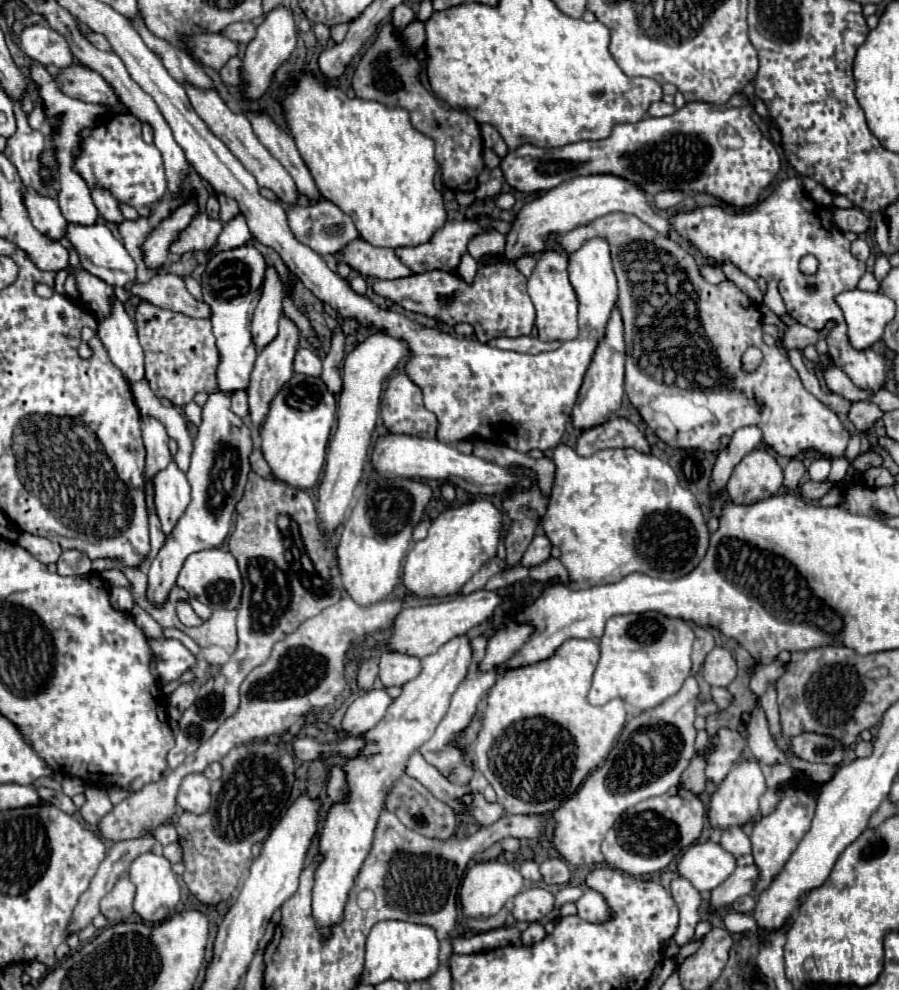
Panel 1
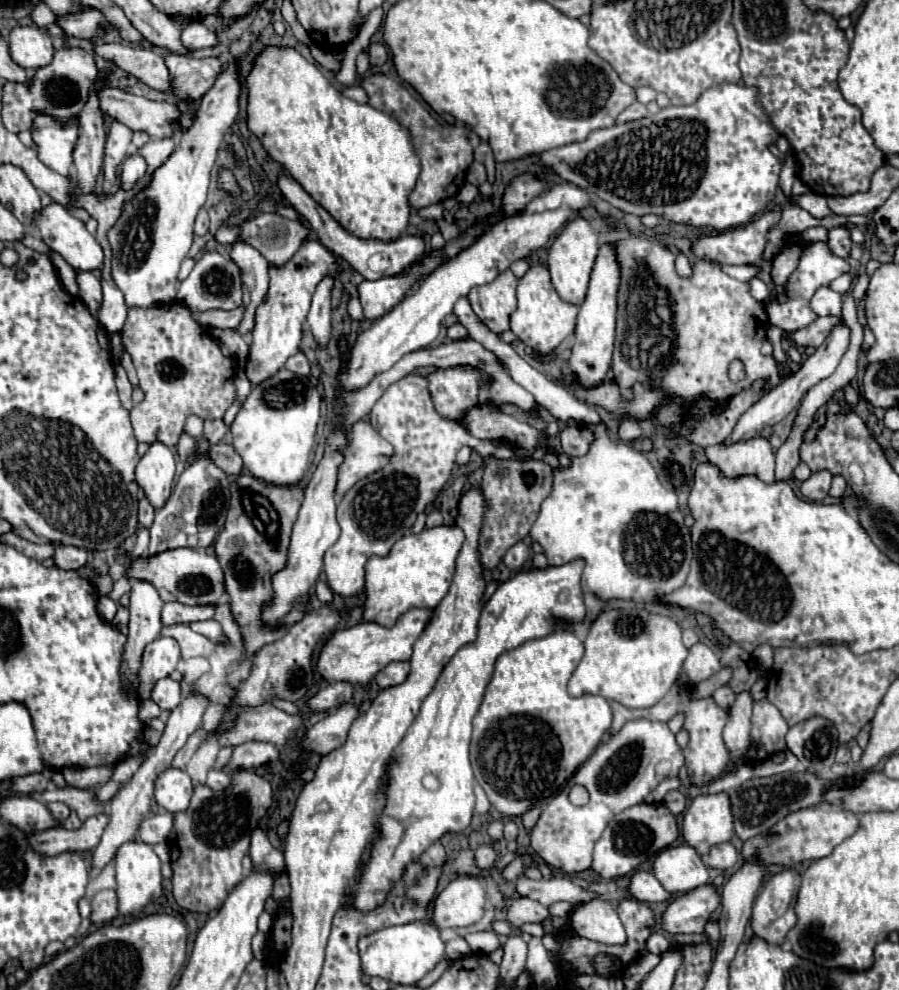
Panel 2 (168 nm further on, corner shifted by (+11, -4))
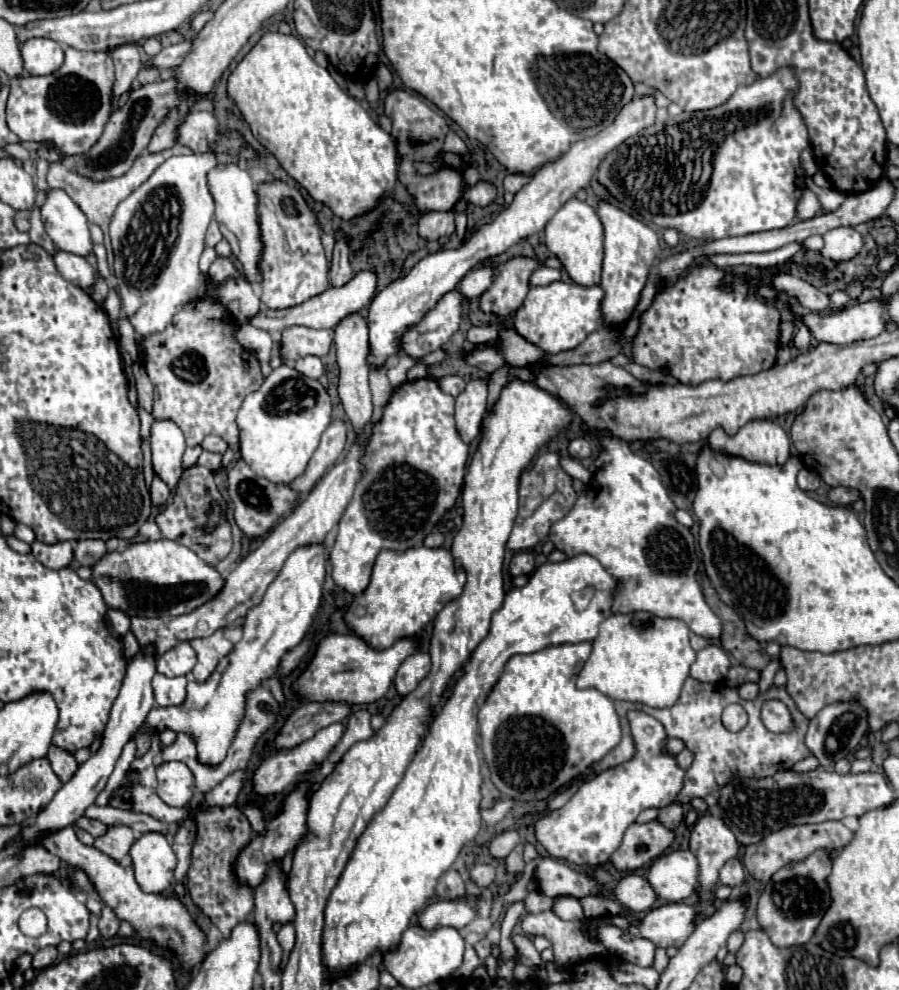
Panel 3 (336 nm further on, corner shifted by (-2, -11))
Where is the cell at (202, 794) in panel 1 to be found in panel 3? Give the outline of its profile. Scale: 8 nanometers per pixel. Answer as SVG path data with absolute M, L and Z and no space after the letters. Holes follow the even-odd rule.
M164 762L156 766L158 796L168 806L188 806L194 796L194 776L182 762Z

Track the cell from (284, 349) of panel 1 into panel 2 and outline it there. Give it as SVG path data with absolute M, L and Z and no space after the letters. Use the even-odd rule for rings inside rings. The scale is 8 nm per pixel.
M319 241L305 243L305 247L301 247L301 251L297 251L297 255L293 255L293 259L285 267L271 267L269 299L265 299L265 303L261 303L261 307L257 309L257 327L253 329L249 361L245 367L251 385L259 385L265 379L273 377L285 365L285 361L299 351L301 327L309 313L315 287L323 277L335 277L341 271L343 267L339 265L337 255L323 247Z

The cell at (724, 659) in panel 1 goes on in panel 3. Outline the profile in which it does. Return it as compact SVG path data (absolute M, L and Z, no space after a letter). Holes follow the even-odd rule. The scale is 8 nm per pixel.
M706 646L696 652L696 660L690 666L690 676L700 682L720 682L730 670L730 658L720 646Z

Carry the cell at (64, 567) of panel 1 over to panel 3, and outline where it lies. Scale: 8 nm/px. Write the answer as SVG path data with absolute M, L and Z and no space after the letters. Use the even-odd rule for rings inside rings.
M78 540L74 542L74 558L82 566L92 566L98 558L106 554L106 542L104 540Z

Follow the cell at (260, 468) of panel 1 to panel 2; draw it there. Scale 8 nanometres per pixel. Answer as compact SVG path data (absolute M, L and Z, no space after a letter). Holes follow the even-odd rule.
M225 443L213 445L209 451L209 457L229 475L241 475L243 471L243 459L231 445L225 445Z

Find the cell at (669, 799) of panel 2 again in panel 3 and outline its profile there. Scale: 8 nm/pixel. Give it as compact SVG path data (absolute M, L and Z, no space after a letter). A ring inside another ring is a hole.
M676 802L658 812L658 822L666 828L676 828L682 824L682 820L684 820L684 812L682 812L682 806Z

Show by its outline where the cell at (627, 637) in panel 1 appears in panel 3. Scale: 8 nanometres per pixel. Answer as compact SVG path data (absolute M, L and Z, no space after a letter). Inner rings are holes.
M650 612L612 614L600 624L600 634L592 642L592 654L582 666L576 686L596 688L612 700L666 708L678 700L694 658L690 630L682 620L658 618Z

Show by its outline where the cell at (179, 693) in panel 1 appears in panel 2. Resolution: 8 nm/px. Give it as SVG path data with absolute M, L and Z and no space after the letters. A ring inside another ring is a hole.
M161 679L161 683L157 683L157 687L153 689L151 699L161 707L161 709L175 709L181 703L181 685L177 681L169 679Z

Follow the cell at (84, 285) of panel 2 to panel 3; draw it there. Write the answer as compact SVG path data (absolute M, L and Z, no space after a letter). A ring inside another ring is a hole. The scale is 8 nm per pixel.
M58 250L52 256L56 270L70 282L74 282L76 286L80 286L82 290L90 290L90 286L96 282L96 272L94 268L86 262L86 258L78 256L78 254L70 254L64 250Z

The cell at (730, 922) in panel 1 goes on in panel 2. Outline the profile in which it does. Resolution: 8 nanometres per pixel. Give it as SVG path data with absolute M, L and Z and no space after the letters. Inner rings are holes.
M793 869L781 871L777 875L771 875L763 889L759 891L755 905L753 905L753 917L751 917L751 929L755 937L761 937L763 941L771 943L771 945L781 945L785 941L787 931L795 925L797 917L795 917L795 901L797 901L797 891L801 885L801 875Z

